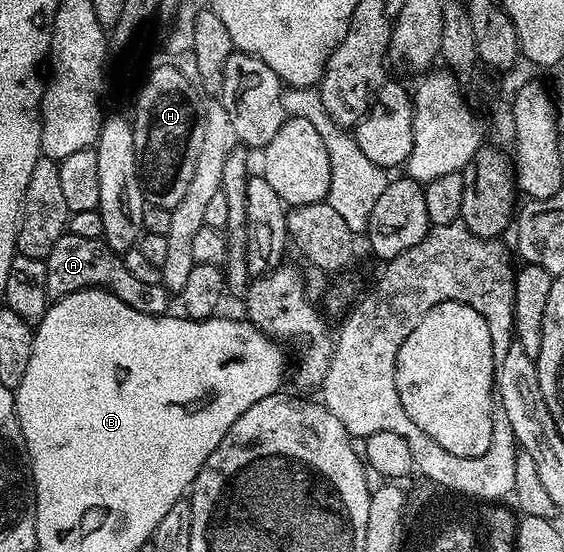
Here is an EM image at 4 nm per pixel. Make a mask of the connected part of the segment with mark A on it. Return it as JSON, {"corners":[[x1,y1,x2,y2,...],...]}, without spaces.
{"corners":[[67,232,62,238,55,240,55,248,51,248,44,263,50,299,56,300,80,290,100,288,119,296,123,304,131,304,135,312,164,315,168,311,165,309,169,306,170,291,161,284,143,284,143,280,131,276,131,272,127,272,124,257,102,239,87,240,87,236,75,236]]}

